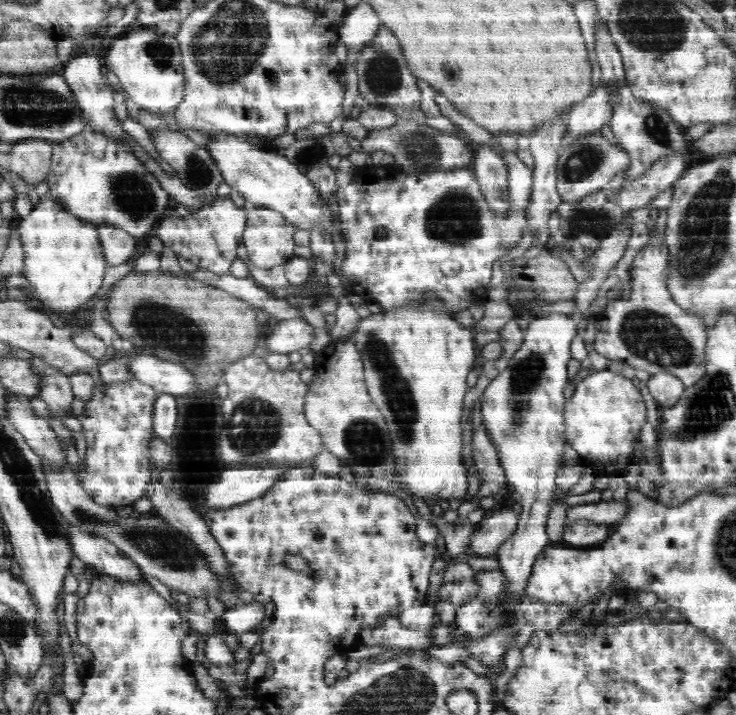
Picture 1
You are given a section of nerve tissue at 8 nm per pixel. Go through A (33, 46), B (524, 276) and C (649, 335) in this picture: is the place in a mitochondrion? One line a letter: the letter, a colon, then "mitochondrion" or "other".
A: other
B: other
C: mitochondrion

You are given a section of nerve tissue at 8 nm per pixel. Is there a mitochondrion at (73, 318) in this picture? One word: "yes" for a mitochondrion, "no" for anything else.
no

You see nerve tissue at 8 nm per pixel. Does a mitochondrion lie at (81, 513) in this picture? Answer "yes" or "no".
yes

